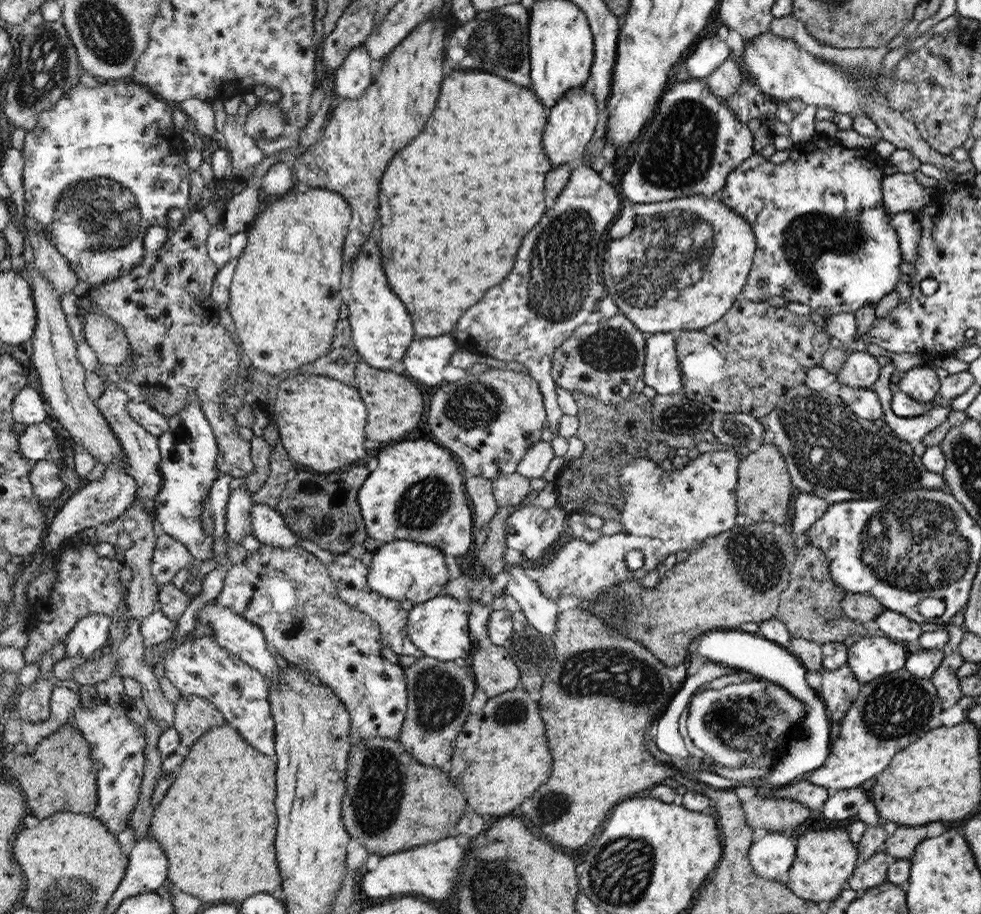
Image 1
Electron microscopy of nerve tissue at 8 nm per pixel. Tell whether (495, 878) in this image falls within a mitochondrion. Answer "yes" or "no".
yes

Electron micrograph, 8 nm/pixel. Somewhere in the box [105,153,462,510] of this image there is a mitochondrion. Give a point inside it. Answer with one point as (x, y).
(183, 435)

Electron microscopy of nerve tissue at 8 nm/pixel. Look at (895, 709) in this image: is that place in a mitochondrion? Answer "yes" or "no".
yes

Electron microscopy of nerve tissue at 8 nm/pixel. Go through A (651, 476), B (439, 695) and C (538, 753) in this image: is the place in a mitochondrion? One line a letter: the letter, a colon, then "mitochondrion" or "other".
A: other
B: mitochondrion
C: other

